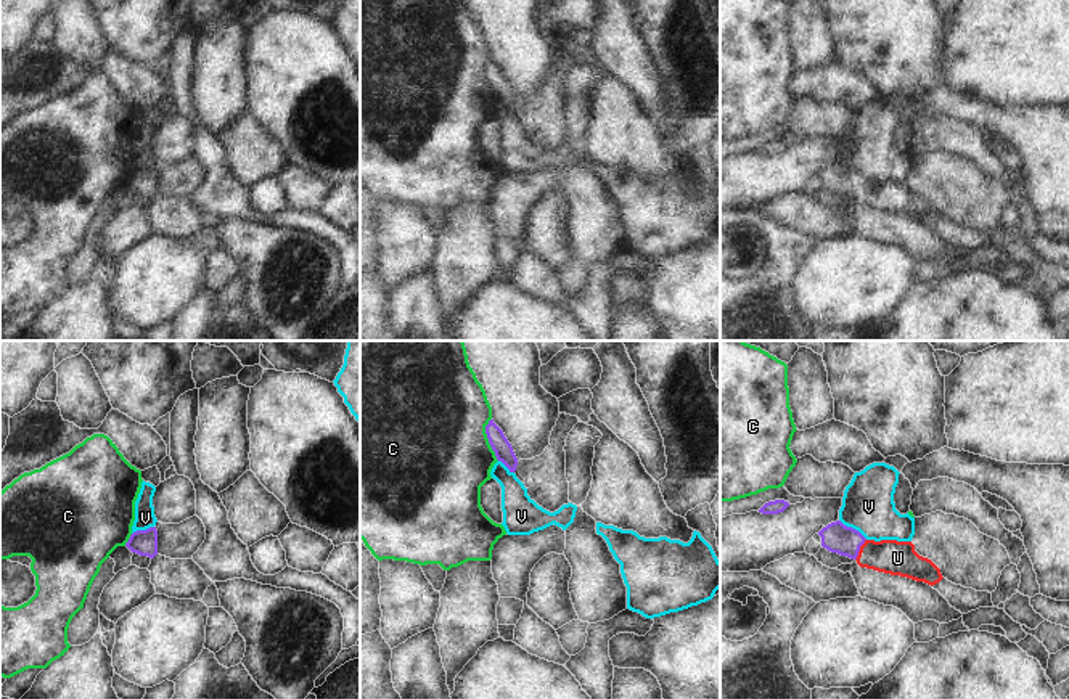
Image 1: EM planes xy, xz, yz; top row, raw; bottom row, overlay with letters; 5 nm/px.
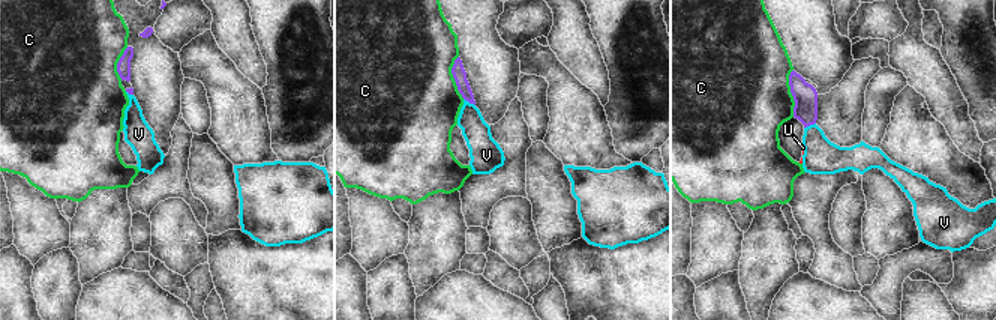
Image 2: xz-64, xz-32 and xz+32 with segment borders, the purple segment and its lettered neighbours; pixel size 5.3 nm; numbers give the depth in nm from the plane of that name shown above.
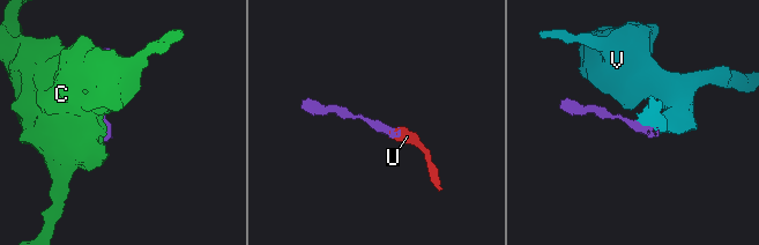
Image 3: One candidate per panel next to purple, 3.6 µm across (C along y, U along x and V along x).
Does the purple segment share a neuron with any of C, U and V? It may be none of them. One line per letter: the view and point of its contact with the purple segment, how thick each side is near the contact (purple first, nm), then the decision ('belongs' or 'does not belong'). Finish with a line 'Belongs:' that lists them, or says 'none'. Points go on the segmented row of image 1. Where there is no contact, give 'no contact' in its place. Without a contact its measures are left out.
C: xz (487, 437) | 90/500 nm | does not belong
U: yz (859, 550) | 150/180 nm | belongs
V: yz (854, 529) | 150/260 nm | does not belong
Belongs: U

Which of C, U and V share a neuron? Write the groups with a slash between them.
C / U / V

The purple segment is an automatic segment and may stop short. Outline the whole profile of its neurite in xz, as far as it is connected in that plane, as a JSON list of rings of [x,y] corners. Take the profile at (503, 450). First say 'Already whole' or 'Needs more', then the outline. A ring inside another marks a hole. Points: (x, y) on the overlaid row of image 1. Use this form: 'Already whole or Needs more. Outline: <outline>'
Already whole. Outline: [[[490,419],[485,426],[485,434],[497,460],[502,461],[510,469],[510,472],[514,472],[518,458],[513,452],[511,444],[505,437],[503,431],[494,423],[494,419]]]

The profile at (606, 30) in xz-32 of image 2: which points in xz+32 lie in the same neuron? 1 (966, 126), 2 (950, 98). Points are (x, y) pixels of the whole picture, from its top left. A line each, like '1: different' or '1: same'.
1: different
2: different

